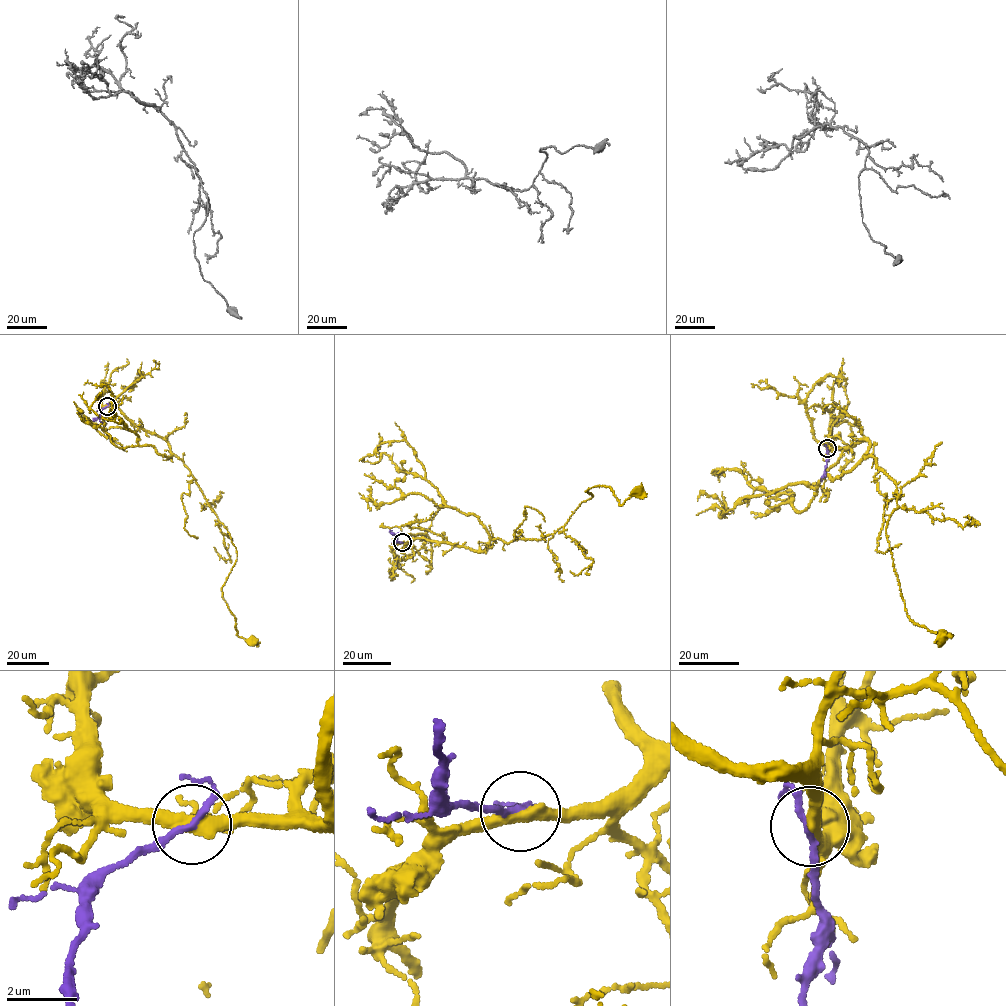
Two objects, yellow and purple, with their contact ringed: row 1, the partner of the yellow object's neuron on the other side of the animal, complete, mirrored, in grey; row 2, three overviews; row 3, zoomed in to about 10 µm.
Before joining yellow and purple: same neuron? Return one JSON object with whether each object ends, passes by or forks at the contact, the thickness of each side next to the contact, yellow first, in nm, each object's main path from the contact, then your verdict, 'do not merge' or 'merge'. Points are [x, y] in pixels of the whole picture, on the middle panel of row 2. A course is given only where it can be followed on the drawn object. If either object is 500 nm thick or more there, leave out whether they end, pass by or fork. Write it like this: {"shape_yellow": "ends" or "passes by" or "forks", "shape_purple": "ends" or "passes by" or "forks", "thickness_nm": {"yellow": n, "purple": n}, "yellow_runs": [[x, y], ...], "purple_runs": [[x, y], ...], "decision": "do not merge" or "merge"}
{"shape_yellow": "passes by", "shape_purple": "passes by", "thickness_nm": {"yellow": 380, "purple": 160}, "yellow_runs": [[402, 542], [482, 551], [492, 540], [538, 539], [591, 498], [588, 488], [610, 487], [621, 505], [637, 490]], "purple_runs": [[402, 542], [397, 542], [392, 530]], "decision": "do not merge"}

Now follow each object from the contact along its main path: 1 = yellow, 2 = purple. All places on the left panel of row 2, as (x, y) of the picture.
1: (107, 406), (118, 407), (138, 426), (164, 438), (227, 530), (237, 553), (222, 596), (238, 636), (252, 641)
2: (107, 406), (94, 421)

